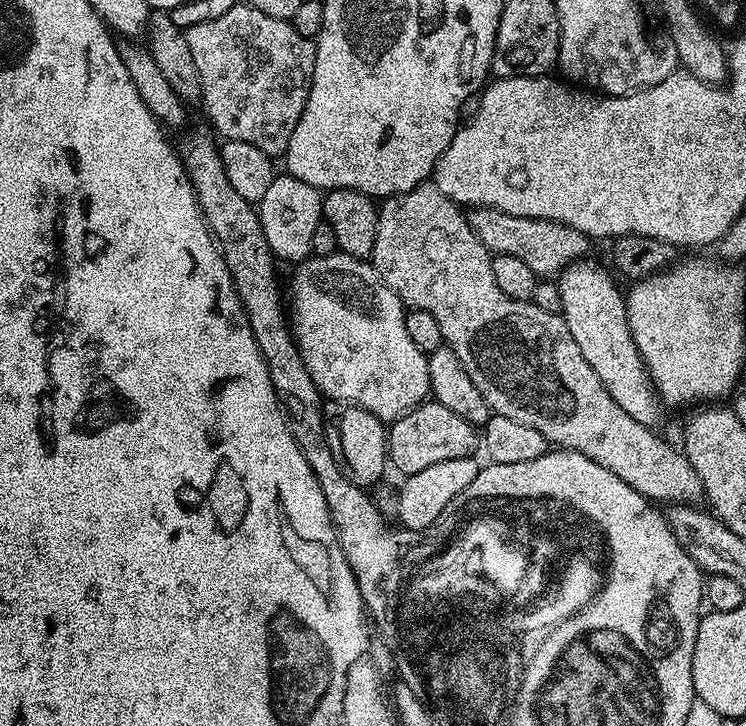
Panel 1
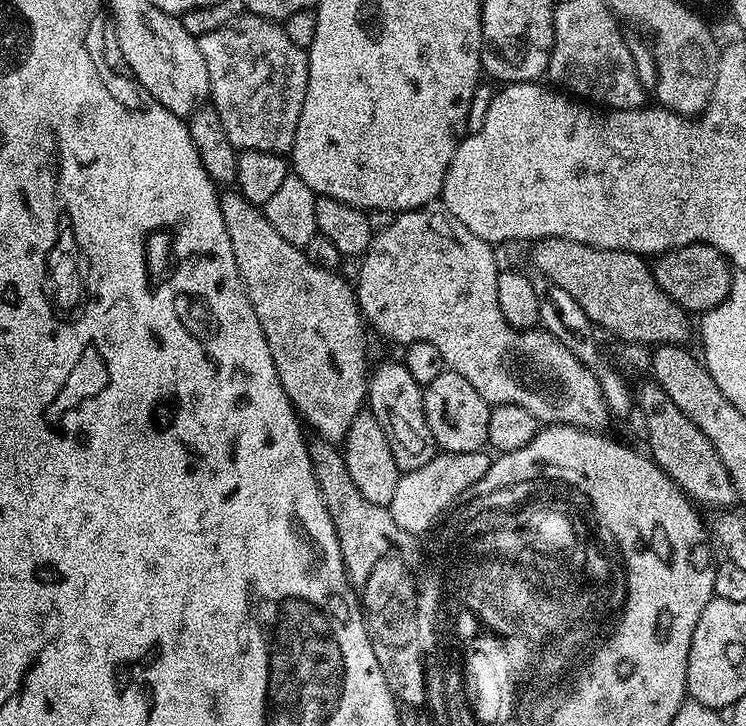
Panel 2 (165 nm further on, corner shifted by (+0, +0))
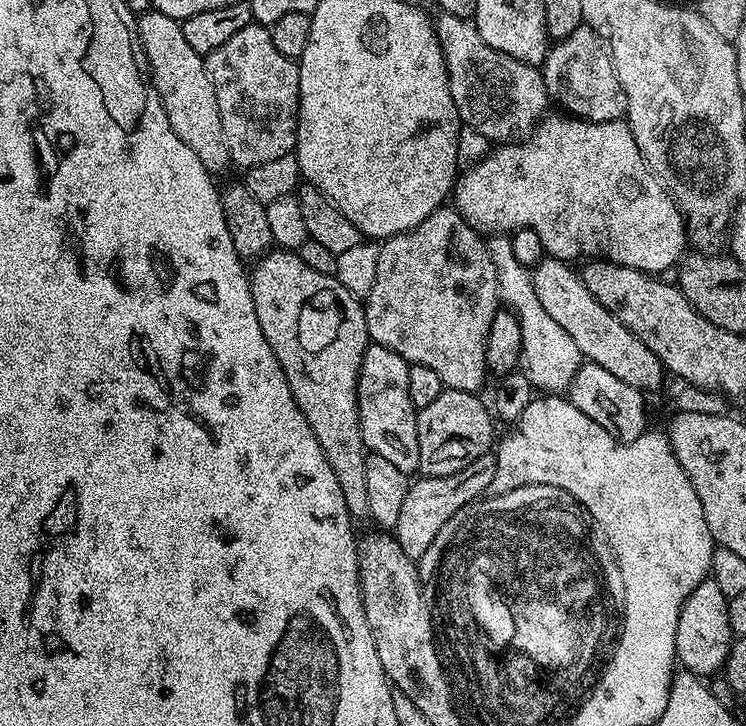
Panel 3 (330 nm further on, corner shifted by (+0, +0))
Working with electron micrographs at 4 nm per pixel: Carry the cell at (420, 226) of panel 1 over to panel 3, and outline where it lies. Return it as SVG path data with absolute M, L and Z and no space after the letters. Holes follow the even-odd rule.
M442 206L434 214L430 214L430 218L418 222L418 226L414 226L397 236L388 237L387 240L379 245L378 249L377 280L363 301L369 341L374 344L386 346L386 350L394 350L394 354L402 354L402 358L408 361L409 364L430 366L430 370L434 370L434 374L438 374L438 378L442 378L445 388L479 393L481 391L480 387L484 384L484 379L489 379L490 376L488 367L486 366L488 335L490 334L490 322L494 322L494 314L498 305L501 303L494 262L490 262L490 254L488 253L488 245L485 237L477 232L476 229L470 227L461 218L459 212L453 210L451 207Z

